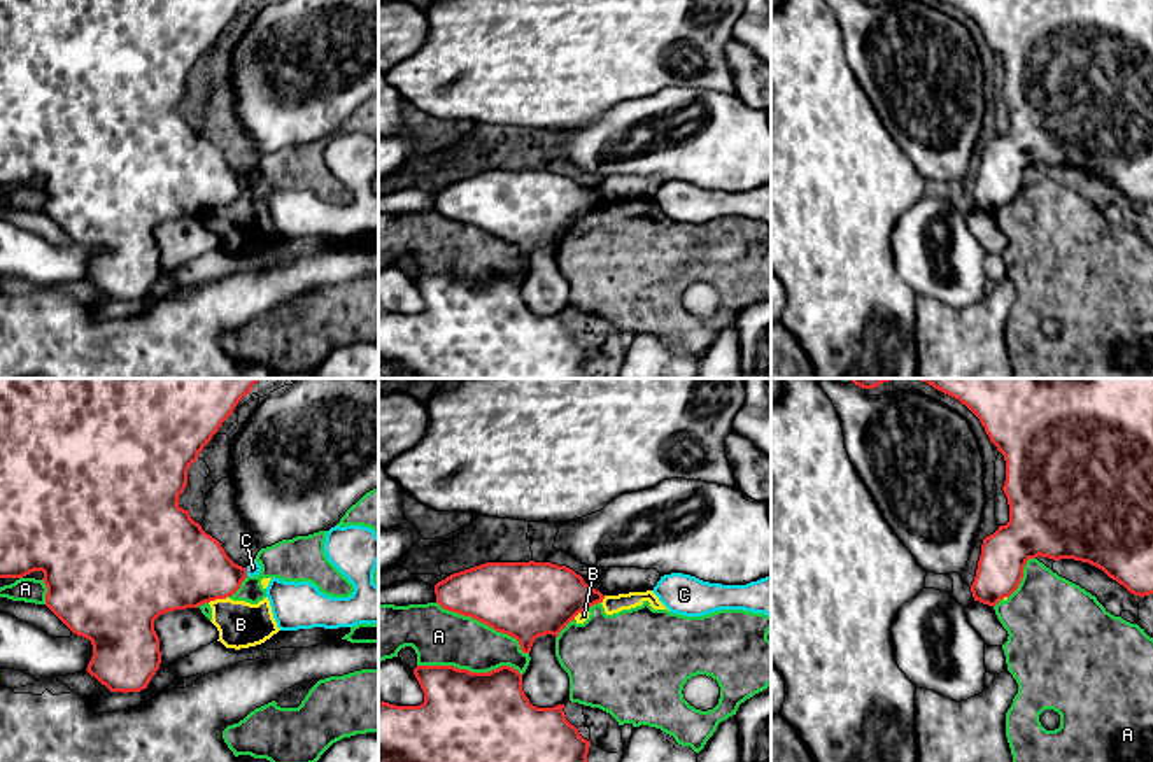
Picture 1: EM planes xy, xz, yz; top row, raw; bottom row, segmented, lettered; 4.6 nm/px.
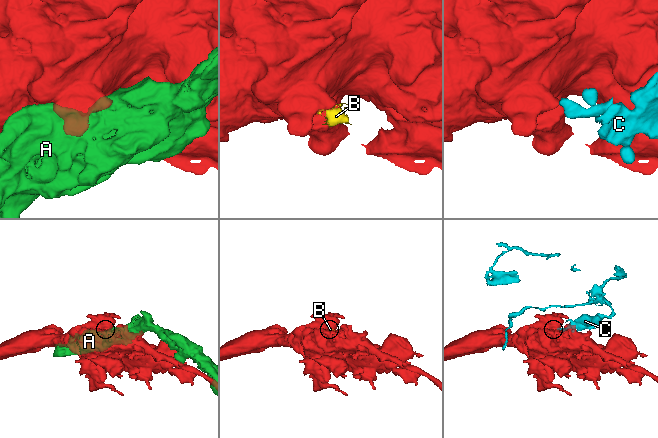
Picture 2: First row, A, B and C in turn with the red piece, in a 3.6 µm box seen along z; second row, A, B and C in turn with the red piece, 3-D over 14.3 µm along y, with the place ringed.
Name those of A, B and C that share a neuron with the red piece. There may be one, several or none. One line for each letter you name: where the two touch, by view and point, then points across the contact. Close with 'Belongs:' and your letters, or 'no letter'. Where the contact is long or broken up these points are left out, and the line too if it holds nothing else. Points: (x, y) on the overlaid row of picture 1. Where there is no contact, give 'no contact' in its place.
Belongs: no letter

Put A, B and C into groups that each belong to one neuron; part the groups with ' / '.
A B / C

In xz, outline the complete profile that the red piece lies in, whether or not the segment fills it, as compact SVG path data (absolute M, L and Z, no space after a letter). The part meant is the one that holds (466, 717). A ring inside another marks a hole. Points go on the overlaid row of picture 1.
M417 666L414 674L424 692L422 704L378 702L378 762L587 762L591 741L566 720L564 704L533 706L517 669L501 666L489 673L471 673L454 666Z

